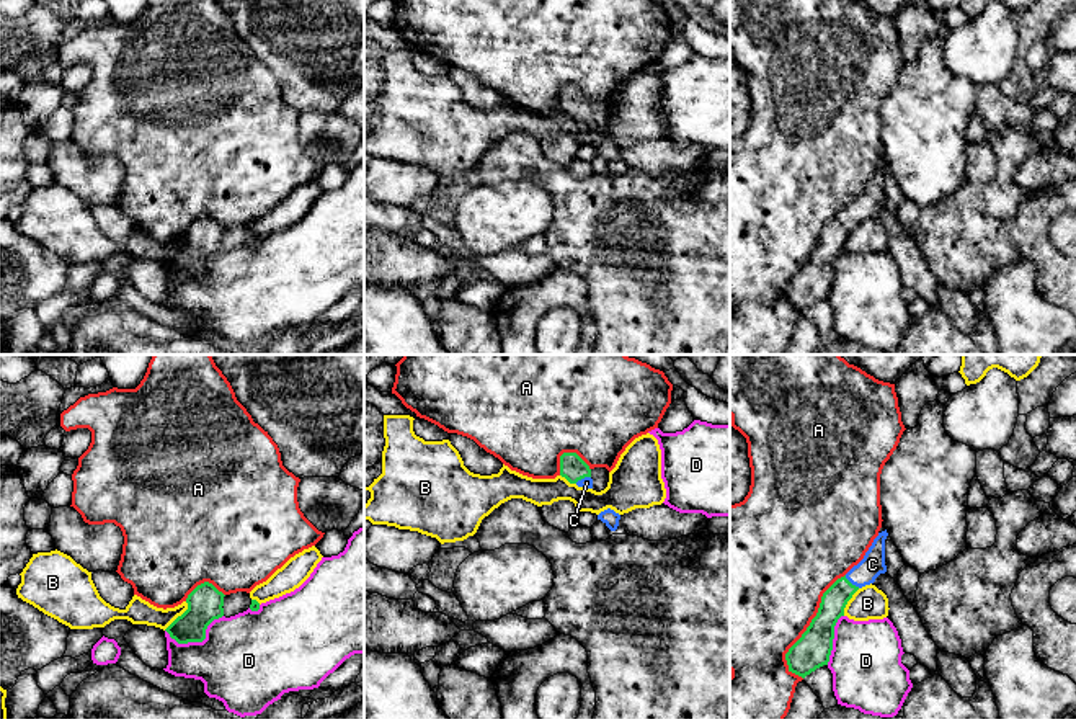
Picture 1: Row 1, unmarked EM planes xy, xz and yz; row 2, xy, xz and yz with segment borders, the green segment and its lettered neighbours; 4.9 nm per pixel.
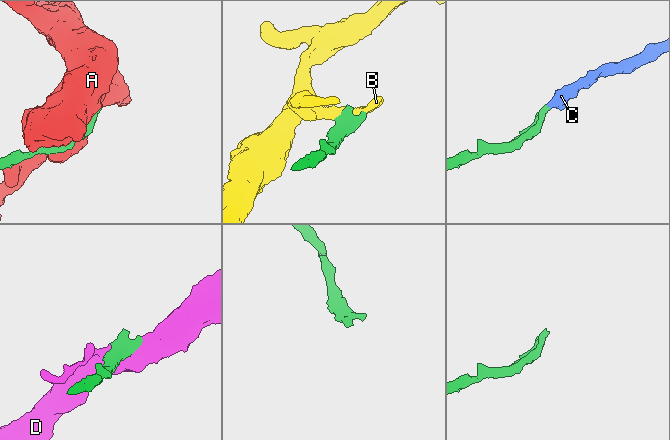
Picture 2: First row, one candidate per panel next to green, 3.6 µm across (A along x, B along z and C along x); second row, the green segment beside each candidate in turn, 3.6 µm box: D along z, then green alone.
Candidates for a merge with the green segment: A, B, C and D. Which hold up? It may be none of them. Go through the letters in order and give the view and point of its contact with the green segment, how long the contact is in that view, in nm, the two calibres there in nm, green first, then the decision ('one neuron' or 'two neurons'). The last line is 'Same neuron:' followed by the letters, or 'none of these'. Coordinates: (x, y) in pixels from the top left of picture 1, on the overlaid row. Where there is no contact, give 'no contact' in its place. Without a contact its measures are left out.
A: yz (807, 628) | 550 nm | 180/500 nm | two neurons
B: xy (178, 616) | 180 nm | 180/130 nm | two neurons
C: yz (851, 584) | 100 nm | 130/120 nm | one neuron
D: xy (198, 641) | 300 nm | 180/440 nm | two neurons
Same neuron: C

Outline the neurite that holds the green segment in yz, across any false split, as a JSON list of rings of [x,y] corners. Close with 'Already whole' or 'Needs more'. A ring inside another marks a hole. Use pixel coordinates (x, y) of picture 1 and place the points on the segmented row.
[[[887,529],[878,533],[864,559],[823,593],[816,616],[785,654],[789,672],[805,678],[816,668],[828,665],[833,650],[834,626],[844,616],[847,601],[859,588],[874,583],[880,574],[887,572],[887,536]]]. Needs more

